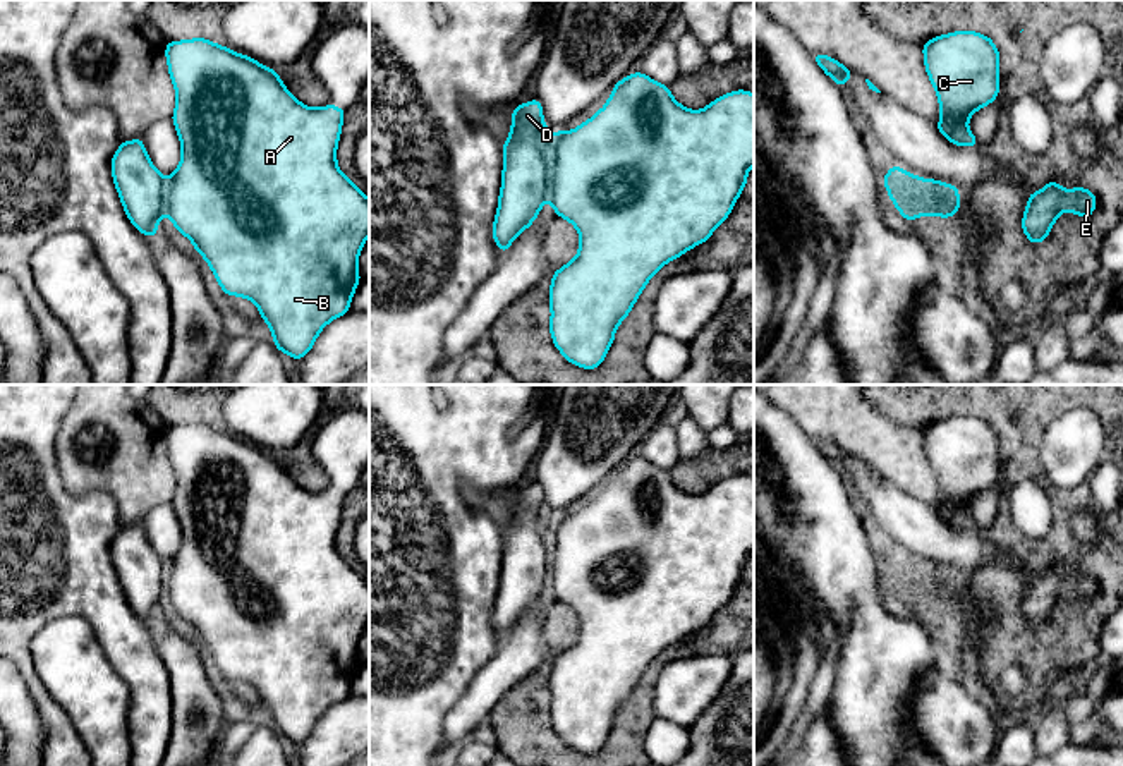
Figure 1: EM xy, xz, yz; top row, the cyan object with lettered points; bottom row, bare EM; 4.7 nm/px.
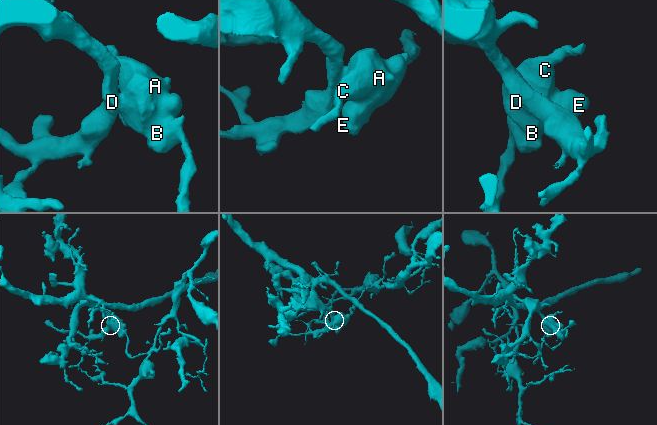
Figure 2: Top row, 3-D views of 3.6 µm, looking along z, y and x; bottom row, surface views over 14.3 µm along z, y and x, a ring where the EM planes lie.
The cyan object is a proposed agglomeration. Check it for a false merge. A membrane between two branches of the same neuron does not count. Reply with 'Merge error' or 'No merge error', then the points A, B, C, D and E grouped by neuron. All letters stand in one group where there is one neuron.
Merge error. Groups: A B C E / D

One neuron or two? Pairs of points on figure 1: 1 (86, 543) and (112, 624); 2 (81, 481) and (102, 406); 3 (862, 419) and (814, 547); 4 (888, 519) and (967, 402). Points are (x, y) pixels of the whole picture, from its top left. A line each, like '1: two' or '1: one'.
1: one
2: one
3: two
4: two

